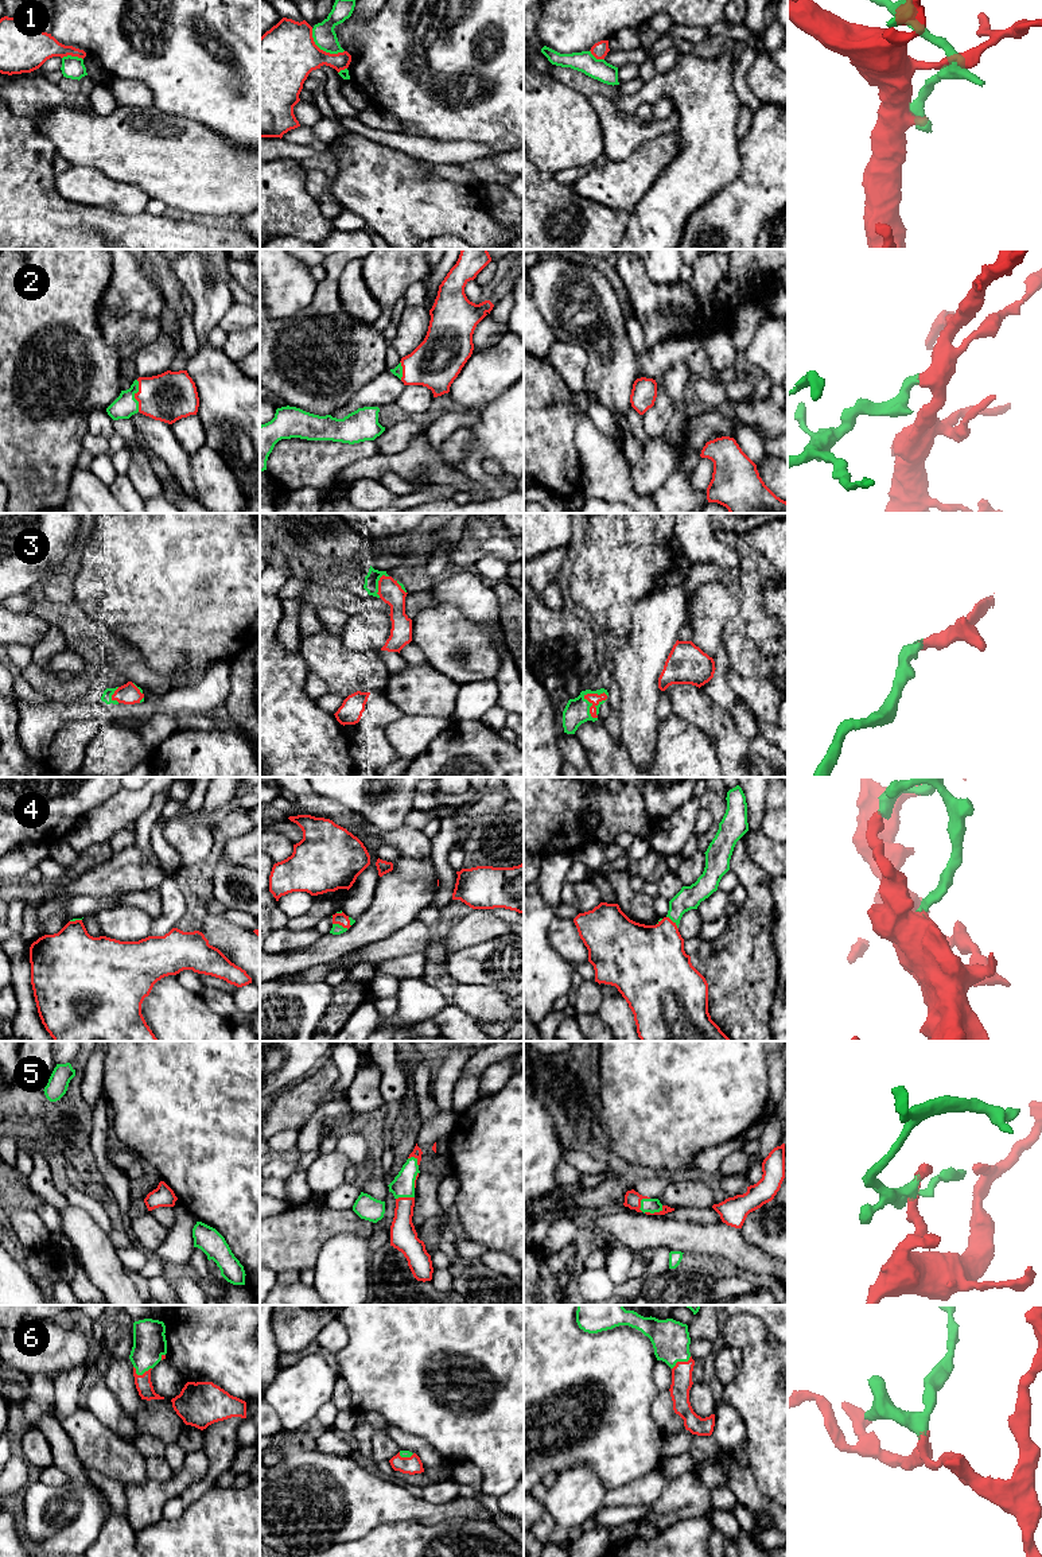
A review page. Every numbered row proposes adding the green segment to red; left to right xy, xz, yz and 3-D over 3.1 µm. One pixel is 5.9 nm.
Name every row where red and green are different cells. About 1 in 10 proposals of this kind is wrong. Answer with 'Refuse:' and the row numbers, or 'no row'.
Refuse: no row

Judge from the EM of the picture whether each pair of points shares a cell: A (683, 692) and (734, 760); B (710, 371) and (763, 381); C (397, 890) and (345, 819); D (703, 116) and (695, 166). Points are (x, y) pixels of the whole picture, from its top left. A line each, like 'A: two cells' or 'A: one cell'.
A: one cell
B: two cells
C: two cells
D: one cell

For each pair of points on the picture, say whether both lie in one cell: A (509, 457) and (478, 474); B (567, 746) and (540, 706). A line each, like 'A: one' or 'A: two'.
A: two
B: two

